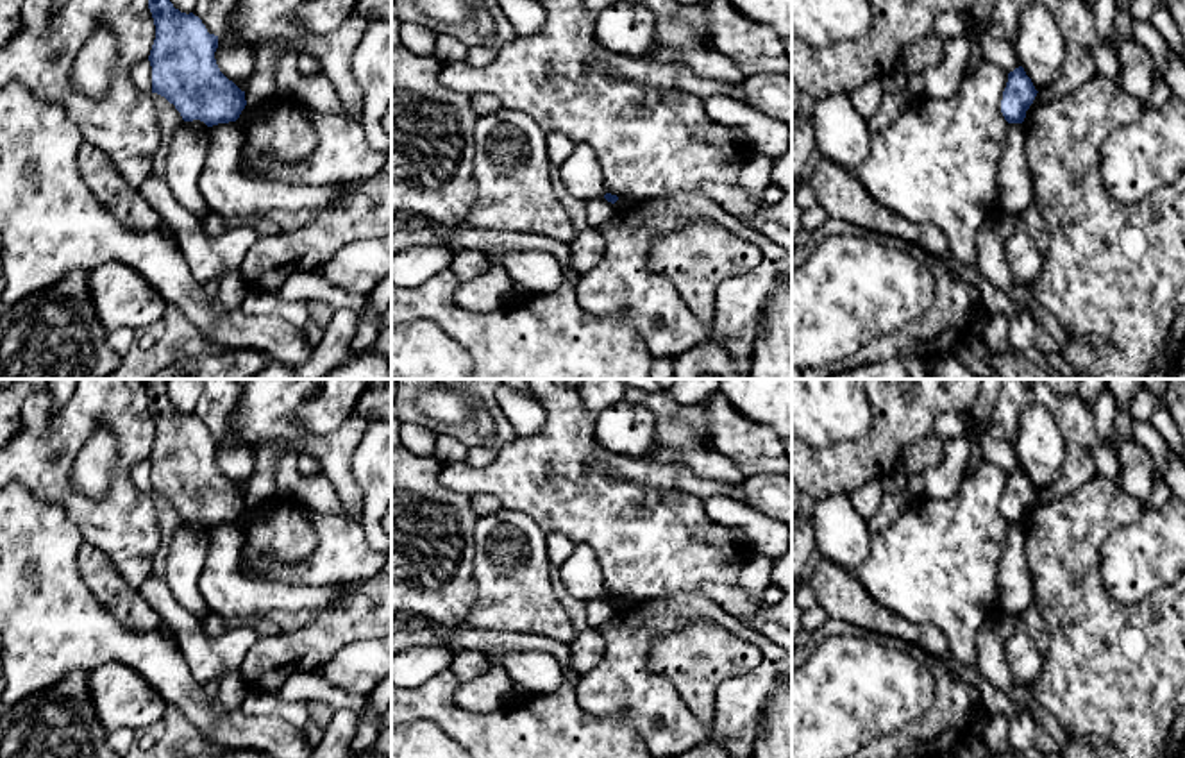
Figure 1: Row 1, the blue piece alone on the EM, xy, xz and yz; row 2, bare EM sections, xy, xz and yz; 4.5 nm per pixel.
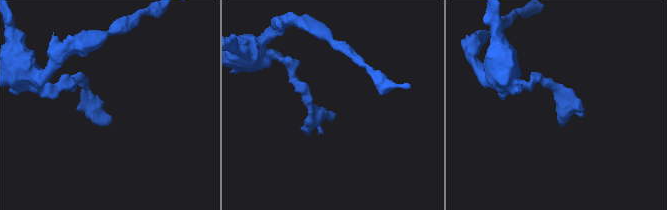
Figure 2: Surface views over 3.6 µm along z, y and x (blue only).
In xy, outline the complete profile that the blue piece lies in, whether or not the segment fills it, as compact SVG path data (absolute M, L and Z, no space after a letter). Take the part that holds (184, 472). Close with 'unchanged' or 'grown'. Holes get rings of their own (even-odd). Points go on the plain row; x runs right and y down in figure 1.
M147 379L148 409L155 425L155 440L148 456L152 467L152 493L164 497L184 522L200 520L207 527L236 522L247 506L245 492L218 468L214 452L218 436L209 434L193 413L173 408L166 392L166 379Z; unchanged

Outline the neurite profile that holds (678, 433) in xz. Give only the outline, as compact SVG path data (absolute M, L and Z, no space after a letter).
M656 418L656 440L667 449L710 447L706 431L681 418Z

